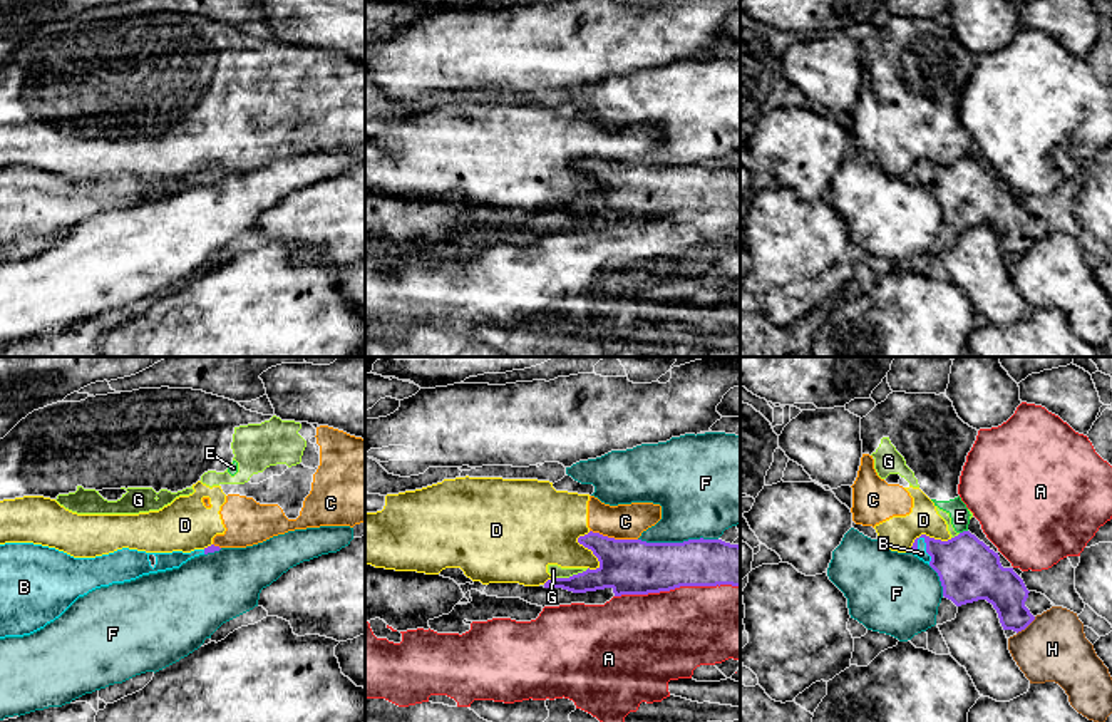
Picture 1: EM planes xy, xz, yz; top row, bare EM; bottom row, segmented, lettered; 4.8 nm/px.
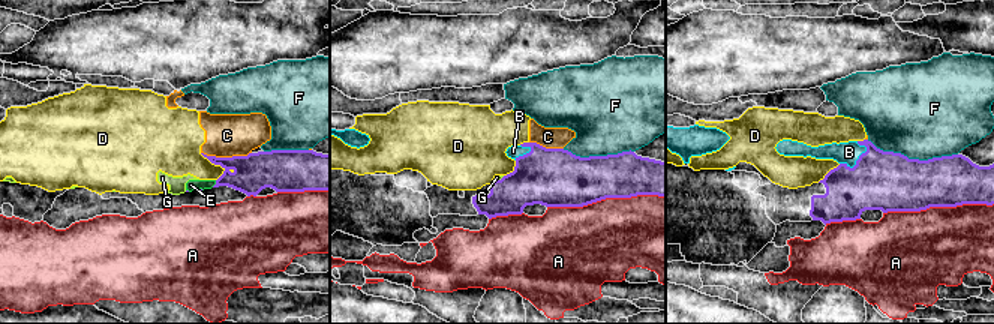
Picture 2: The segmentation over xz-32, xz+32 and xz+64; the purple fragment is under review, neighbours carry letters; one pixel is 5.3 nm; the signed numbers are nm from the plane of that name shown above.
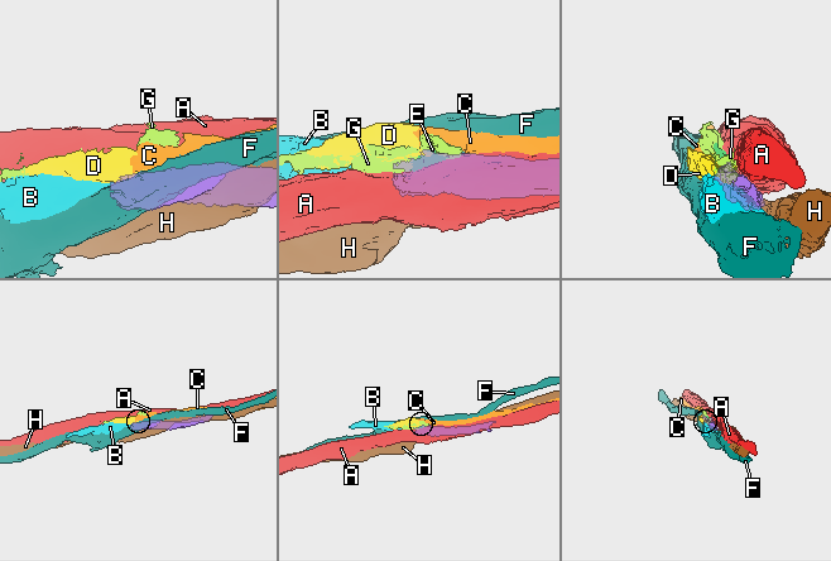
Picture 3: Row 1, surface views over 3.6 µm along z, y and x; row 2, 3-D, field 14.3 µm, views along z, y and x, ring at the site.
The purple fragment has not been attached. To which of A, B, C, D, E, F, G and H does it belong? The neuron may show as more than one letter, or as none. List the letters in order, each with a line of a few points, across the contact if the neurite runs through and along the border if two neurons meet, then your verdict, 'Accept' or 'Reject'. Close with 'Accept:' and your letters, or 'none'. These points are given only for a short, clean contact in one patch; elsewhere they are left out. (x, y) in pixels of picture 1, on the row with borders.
A: Reject
B: Accept
C: Reject
D: Reject
E: Line: yz (967, 530), (960, 533). Reject
F: Reject
G: Line: xz (588, 568), (568, 577), (553, 577). Reject
H: Reject
Accept: B

